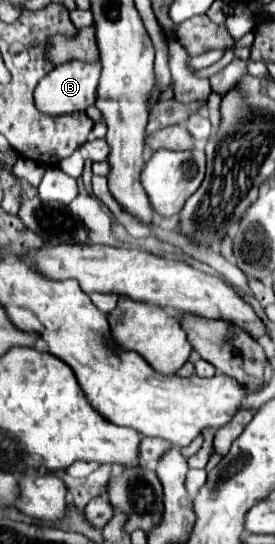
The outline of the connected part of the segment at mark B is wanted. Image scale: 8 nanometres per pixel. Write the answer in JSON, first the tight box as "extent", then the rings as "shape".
{"extent":[35,62,101,114],"shape":[[[65,62],[53,68],[35,88],[35,104],[45,114],[69,114],[77,110],[85,110],[87,106],[93,106],[97,100],[97,84],[99,84],[101,64],[99,62]]]}

